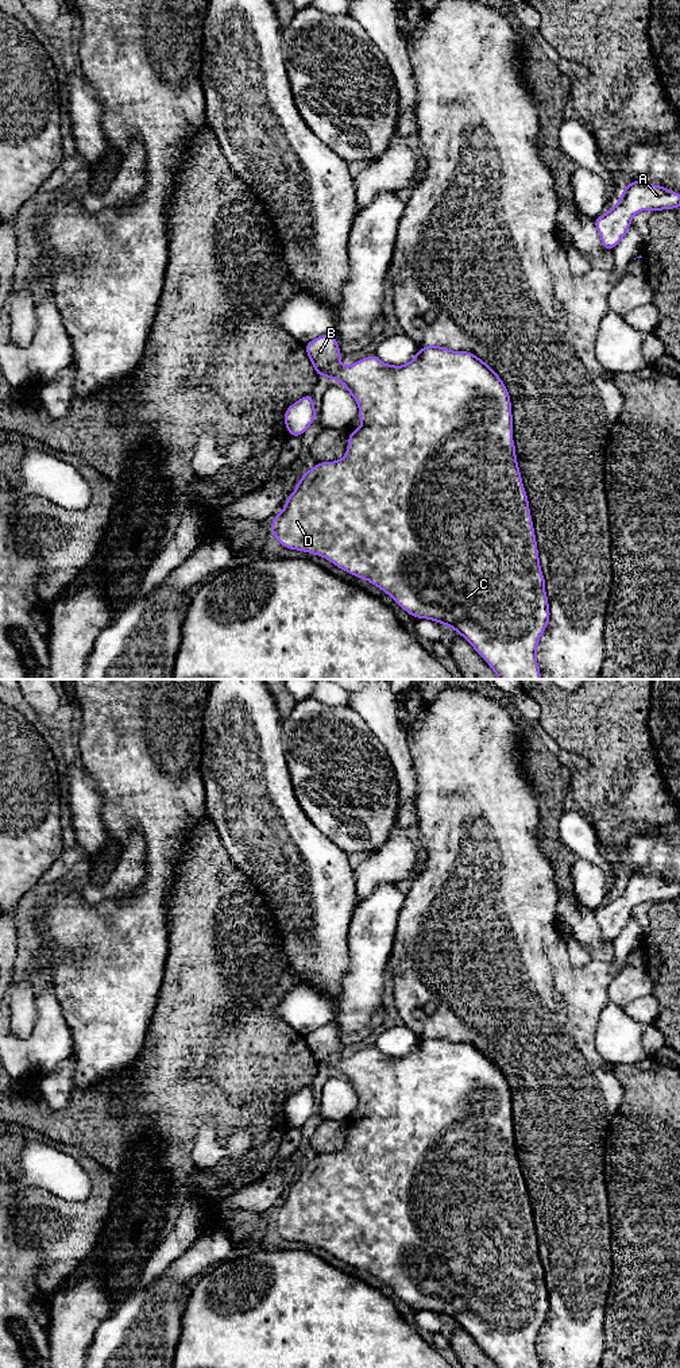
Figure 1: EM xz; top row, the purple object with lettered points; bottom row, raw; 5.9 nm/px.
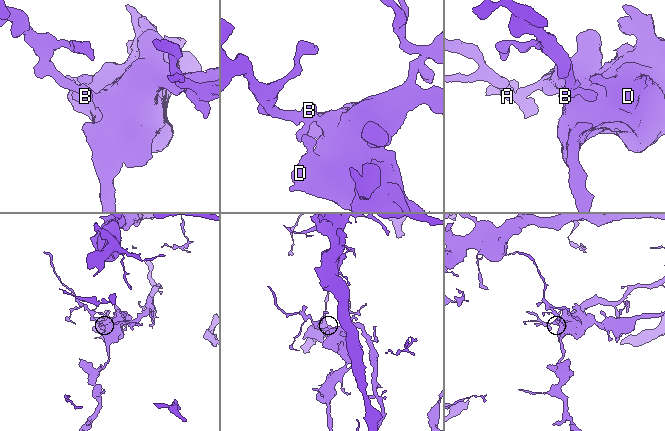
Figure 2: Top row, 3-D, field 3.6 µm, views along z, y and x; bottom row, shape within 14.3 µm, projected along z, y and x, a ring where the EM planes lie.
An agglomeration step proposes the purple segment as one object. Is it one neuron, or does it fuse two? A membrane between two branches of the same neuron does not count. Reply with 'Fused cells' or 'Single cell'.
Single cell

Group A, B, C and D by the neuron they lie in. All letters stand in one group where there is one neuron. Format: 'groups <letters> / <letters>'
groups A B C D

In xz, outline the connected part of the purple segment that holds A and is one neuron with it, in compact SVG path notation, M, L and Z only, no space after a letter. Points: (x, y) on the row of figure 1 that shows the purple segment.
M631 181L621 192L619 201L606 213L594 219L602 239L602 247L611 251L626 235L631 217L641 211L676 209L680 207L680 193L662 185Z

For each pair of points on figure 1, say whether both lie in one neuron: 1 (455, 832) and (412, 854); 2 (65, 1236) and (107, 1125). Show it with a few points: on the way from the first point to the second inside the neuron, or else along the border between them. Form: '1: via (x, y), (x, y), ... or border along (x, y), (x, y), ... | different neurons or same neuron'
1: border along (414, 835), (422, 856) | different neurons
2: border along (69, 1144), (80, 1148), (116, 1176) | different neurons

